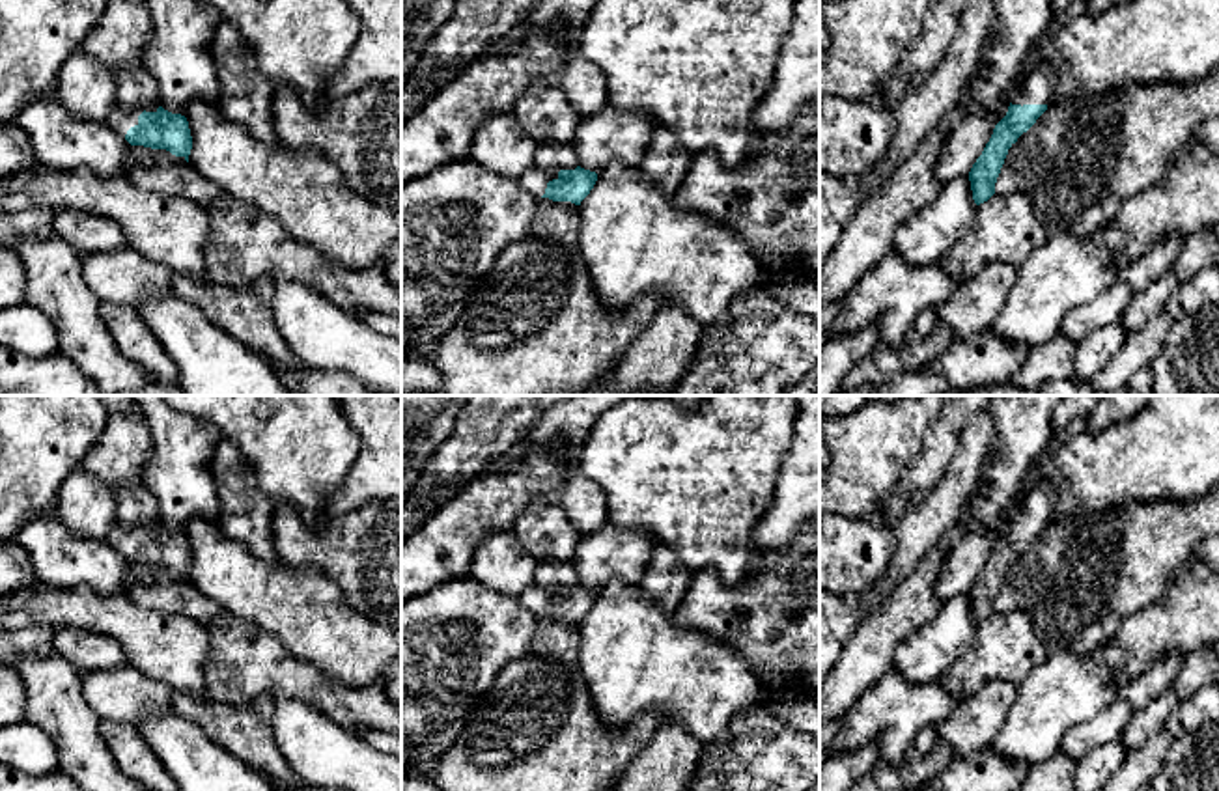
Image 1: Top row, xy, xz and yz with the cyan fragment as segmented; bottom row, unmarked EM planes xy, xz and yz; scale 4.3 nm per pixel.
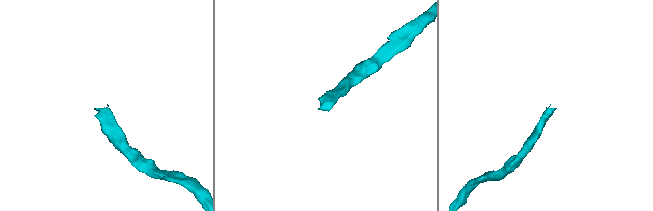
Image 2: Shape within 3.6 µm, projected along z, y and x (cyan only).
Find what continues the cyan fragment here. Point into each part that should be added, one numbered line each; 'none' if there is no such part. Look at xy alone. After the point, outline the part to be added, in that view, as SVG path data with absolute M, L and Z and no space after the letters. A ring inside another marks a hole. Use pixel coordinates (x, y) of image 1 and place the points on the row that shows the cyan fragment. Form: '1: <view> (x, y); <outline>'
1: xy (120, 120); M114 104L105 123L112 127L121 138L125 138L127 131L138 125L140 114L142 110L123 110L121 106Z

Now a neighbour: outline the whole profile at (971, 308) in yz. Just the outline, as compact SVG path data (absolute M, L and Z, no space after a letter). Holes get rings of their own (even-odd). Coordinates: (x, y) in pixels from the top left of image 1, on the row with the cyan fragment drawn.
M1001 261L986 265L943 304L918 313L905 341L926 338L939 328L950 328L956 340L989 328L1002 312L1014 282L1016 267Z

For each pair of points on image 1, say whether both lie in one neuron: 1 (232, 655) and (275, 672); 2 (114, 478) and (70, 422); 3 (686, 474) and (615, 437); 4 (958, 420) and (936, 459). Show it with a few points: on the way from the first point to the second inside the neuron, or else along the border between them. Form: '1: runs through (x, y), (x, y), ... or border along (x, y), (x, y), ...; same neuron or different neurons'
1: runs through (243, 661), (264, 666); same neuron
2: border along (109, 415), (99, 439), (81, 465); different neurons
3: runs through (669, 463), (643, 437), (631, 439); same neuron
4: runs through (949, 430), (941, 437), (938, 450); same neuron

